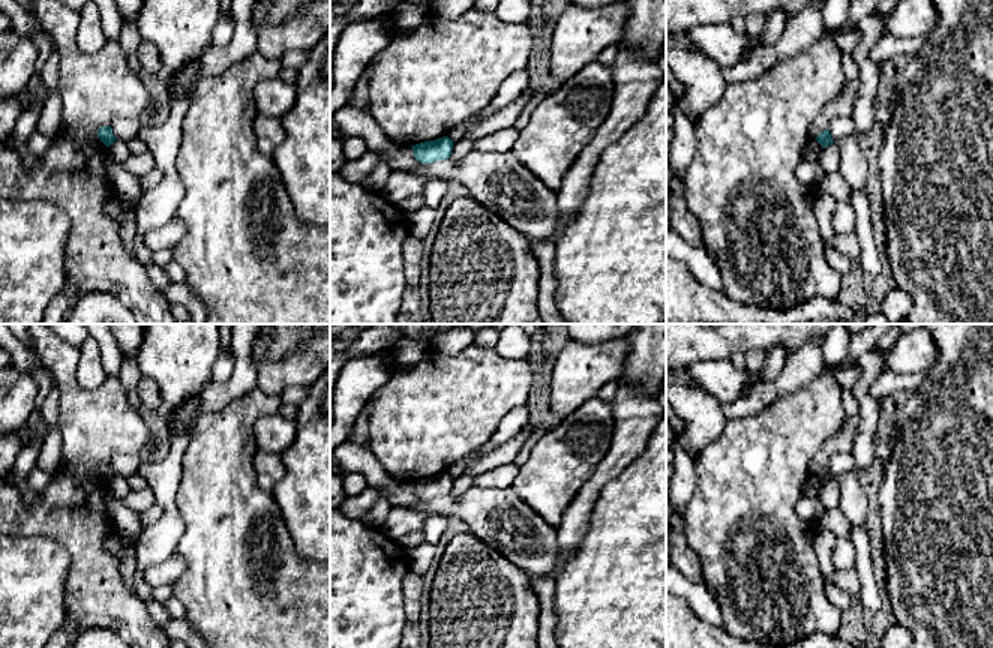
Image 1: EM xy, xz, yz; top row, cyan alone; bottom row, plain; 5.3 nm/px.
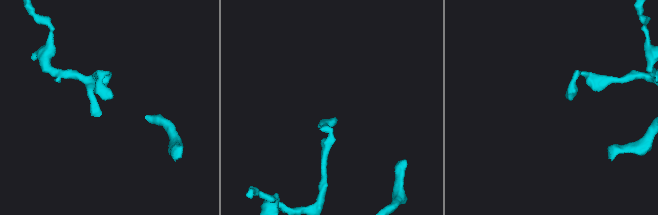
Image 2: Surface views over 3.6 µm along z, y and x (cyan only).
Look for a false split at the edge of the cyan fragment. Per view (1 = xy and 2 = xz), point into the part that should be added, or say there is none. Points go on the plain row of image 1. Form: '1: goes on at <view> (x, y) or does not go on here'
1: does not go on here
2: does not go on here

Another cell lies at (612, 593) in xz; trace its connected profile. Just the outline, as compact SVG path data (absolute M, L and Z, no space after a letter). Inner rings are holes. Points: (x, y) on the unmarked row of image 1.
M666 412L656 423L646 448L612 482L609 482L590 514L590 530L574 556L555 576L554 608L556 614L555 642L560 648L666 648Z

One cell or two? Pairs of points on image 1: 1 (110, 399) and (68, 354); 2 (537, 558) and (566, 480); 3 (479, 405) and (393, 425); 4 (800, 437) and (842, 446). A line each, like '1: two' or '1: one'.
1: one
2: two
3: one
4: two

